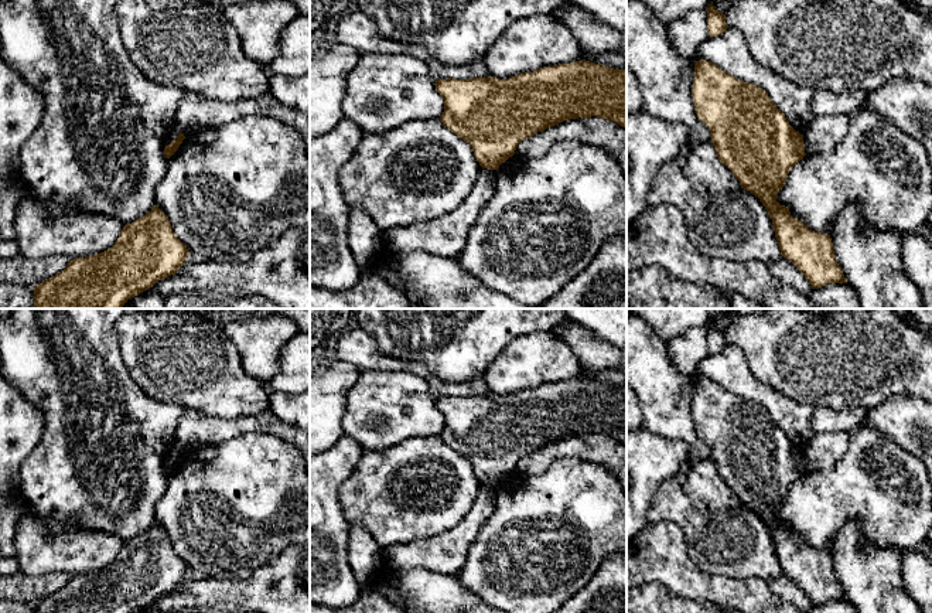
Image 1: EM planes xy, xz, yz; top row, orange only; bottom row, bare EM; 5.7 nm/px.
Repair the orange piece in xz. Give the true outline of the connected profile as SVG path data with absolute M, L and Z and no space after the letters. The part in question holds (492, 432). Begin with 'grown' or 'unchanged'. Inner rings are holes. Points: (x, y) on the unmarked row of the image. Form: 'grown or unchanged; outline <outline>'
unchanged; outline M590 378L543 384L509 396L437 396L436 406L444 416L441 440L467 459L488 487L498 487L522 457L569 436L597 433L627 446L627 386Z

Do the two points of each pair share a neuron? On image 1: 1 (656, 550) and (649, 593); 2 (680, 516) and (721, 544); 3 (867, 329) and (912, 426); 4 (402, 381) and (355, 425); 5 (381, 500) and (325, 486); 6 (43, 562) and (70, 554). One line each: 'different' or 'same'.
1: different
2: same
3: different
4: same
5: different
6: same

